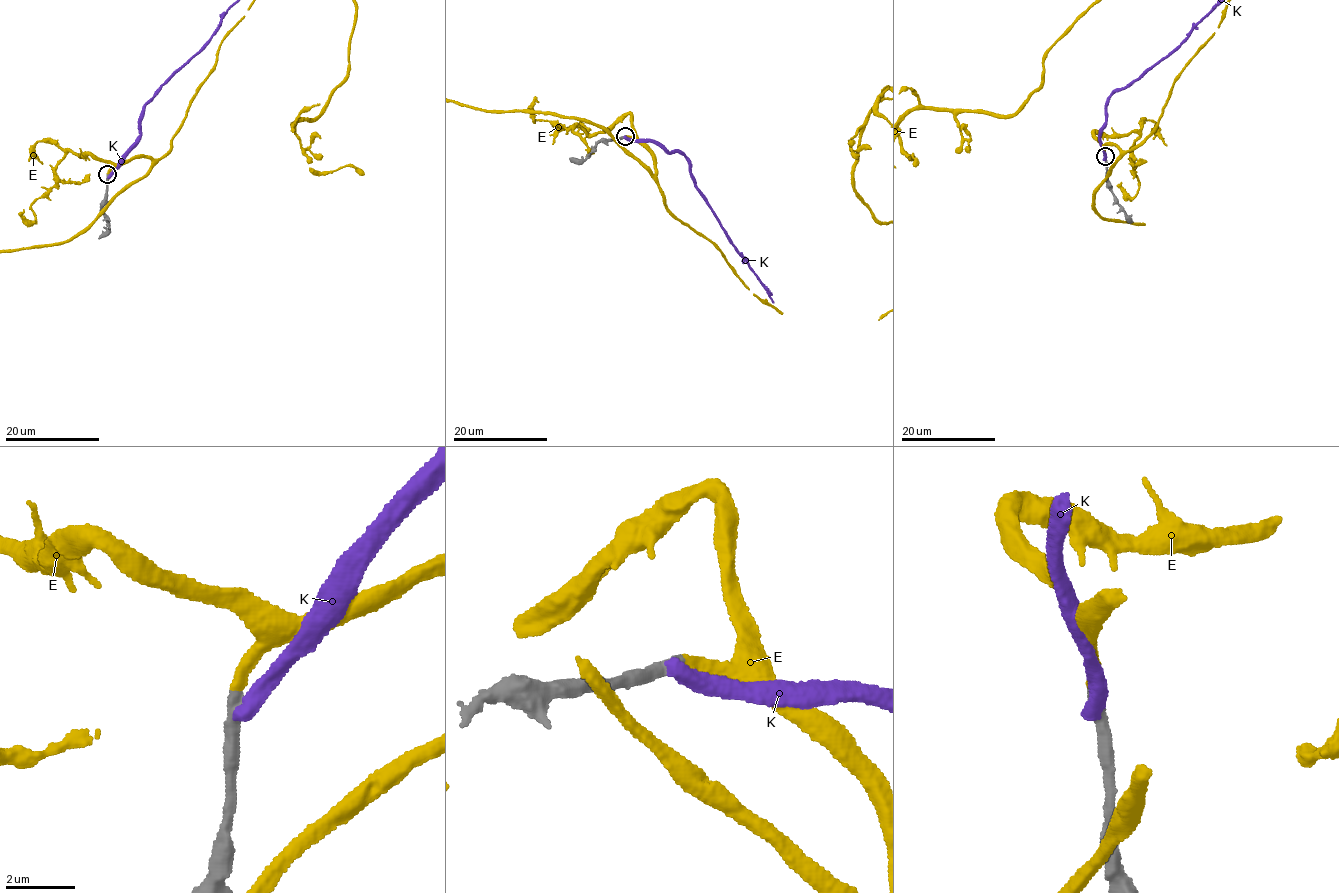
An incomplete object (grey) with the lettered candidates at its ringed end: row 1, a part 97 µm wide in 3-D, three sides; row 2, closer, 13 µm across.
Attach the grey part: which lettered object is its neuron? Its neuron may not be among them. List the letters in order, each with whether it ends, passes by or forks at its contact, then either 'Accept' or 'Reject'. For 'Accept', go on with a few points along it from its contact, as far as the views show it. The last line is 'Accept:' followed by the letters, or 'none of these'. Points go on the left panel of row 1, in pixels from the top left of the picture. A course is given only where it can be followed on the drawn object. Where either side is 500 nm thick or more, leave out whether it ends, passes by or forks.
E: It ends there. Accept
K: It ends there. Reject
Accept: E

